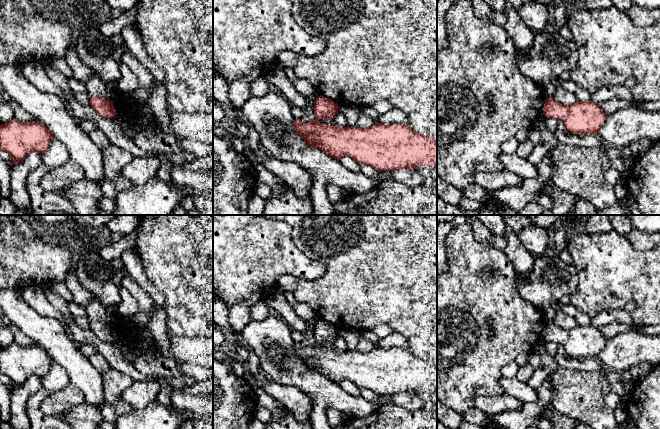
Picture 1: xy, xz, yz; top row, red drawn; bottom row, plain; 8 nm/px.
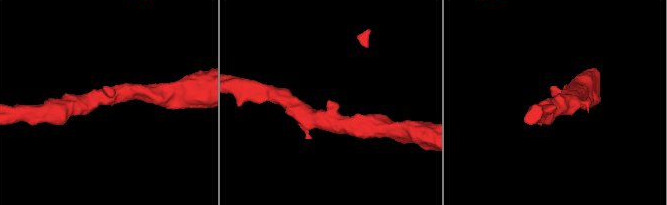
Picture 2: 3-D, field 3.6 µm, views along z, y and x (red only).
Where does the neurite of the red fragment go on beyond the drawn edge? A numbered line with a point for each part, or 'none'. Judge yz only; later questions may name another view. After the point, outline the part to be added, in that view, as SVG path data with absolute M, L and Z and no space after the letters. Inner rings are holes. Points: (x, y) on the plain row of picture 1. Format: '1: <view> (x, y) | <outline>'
none

